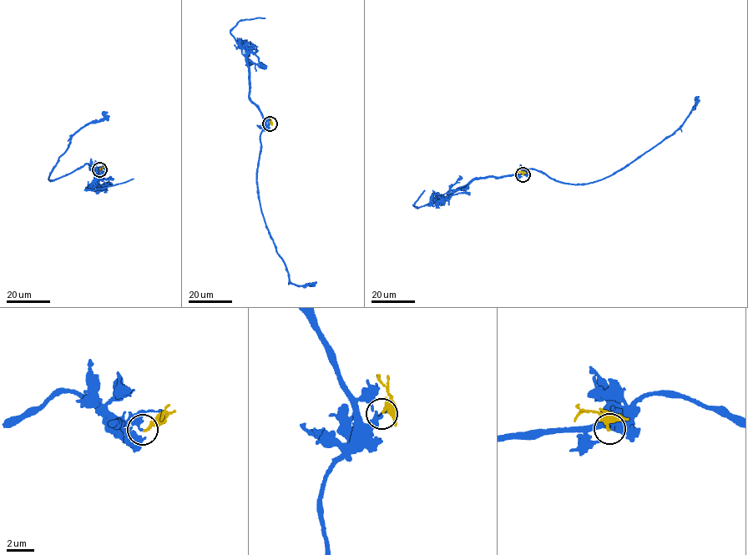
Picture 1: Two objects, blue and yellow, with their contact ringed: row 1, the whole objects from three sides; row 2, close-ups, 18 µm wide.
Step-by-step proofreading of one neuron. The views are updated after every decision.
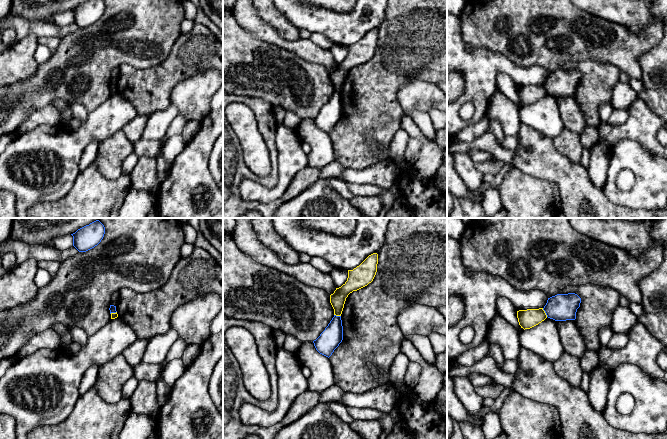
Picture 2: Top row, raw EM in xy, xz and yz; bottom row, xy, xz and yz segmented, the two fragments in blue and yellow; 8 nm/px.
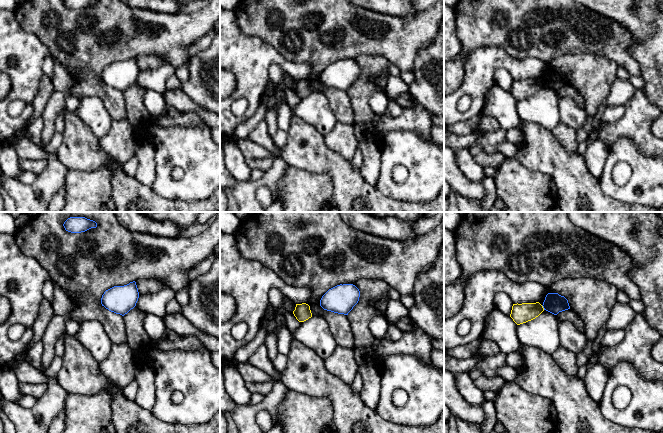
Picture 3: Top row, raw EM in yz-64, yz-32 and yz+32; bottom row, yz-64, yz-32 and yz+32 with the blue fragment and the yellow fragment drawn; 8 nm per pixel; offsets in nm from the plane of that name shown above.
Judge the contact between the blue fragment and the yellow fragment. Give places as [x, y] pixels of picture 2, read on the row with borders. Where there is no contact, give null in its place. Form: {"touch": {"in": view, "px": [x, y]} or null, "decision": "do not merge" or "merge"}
{"touch": {"in": "yz", "px": [545, 312]}, "decision": "do not merge"}

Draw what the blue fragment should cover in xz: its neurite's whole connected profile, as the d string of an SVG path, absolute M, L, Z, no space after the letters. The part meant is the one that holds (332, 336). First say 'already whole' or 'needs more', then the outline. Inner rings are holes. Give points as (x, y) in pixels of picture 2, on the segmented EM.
already whole; M334 315L325 330L313 343L320 354L329 358L342 340L343 326L341 316Z

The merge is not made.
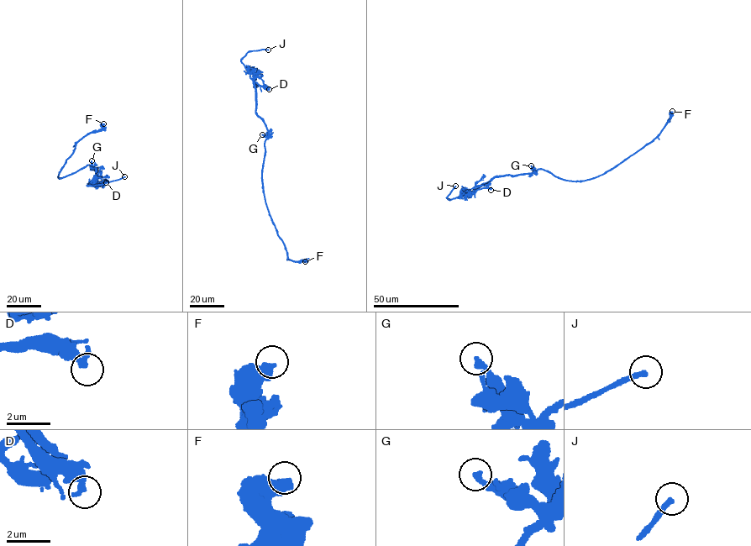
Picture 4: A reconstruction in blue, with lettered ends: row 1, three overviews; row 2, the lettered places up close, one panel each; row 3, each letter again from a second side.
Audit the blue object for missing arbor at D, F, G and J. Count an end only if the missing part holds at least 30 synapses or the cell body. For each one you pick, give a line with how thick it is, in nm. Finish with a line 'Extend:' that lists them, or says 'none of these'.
J: 240 nm thick
Extend: J

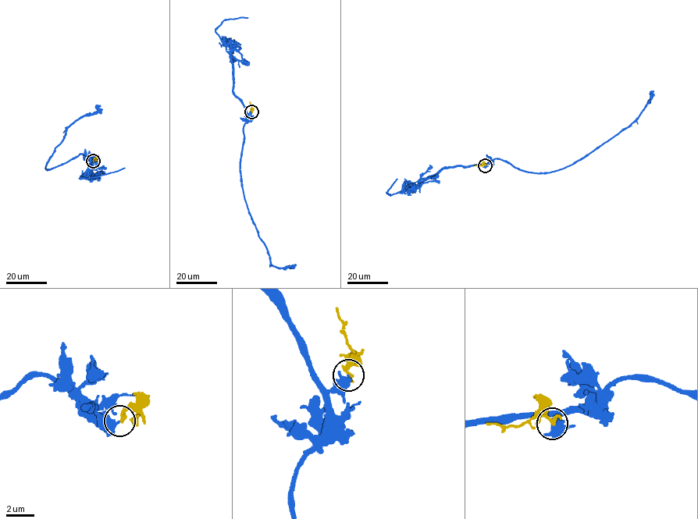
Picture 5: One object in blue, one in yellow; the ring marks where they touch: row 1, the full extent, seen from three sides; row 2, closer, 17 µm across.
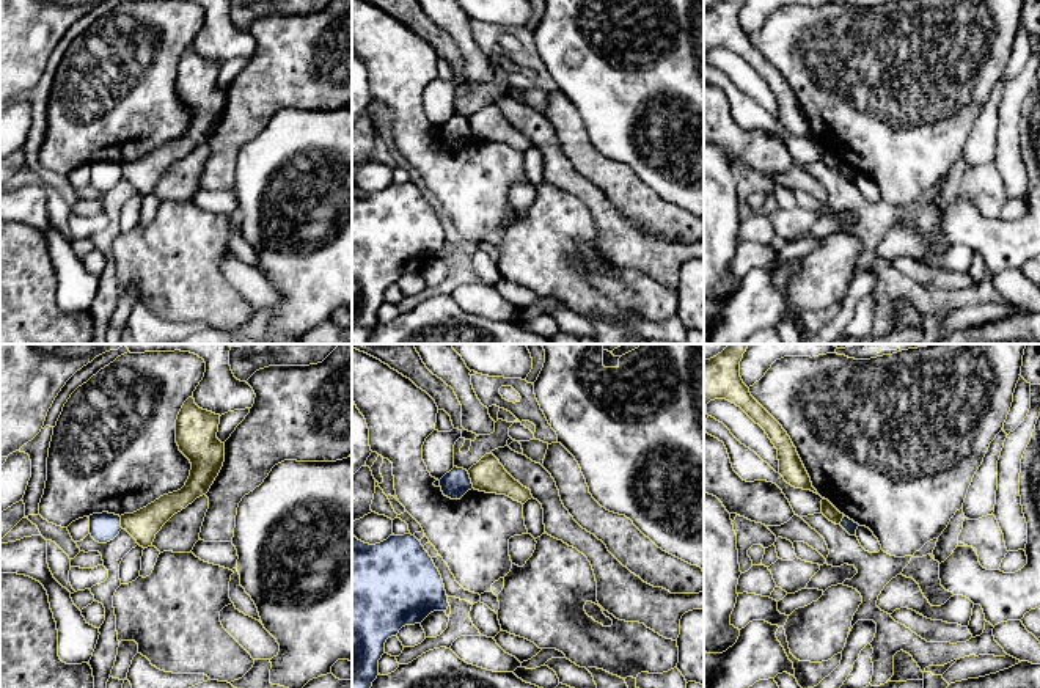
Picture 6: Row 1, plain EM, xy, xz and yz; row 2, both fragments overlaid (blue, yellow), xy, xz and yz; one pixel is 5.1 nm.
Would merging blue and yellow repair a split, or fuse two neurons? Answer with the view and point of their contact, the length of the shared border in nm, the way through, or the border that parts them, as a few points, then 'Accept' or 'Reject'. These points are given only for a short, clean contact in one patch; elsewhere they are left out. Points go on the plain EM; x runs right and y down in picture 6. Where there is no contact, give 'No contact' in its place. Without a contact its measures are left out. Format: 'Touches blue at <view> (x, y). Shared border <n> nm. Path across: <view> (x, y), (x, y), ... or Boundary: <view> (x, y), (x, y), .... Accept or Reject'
Touches blue at xz (470, 128). Shared border 90 nm. Boundary: xz (467, 120), (473, 135). Reject

